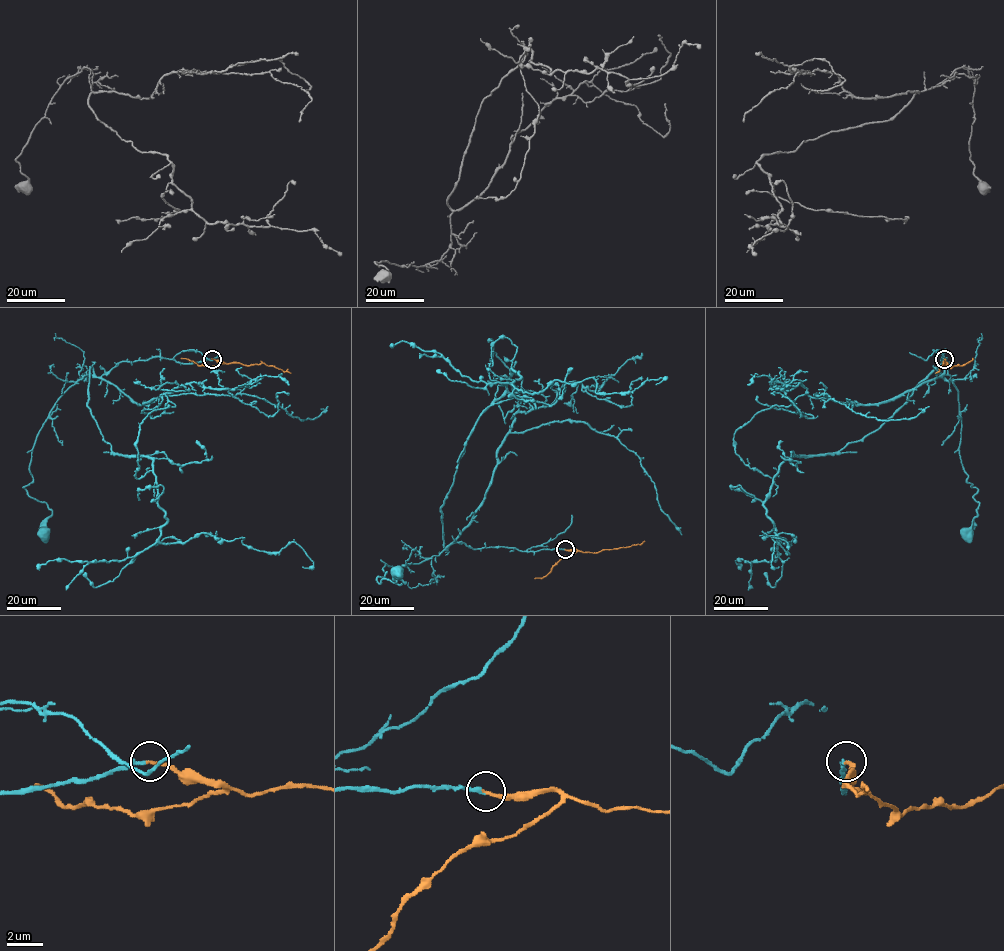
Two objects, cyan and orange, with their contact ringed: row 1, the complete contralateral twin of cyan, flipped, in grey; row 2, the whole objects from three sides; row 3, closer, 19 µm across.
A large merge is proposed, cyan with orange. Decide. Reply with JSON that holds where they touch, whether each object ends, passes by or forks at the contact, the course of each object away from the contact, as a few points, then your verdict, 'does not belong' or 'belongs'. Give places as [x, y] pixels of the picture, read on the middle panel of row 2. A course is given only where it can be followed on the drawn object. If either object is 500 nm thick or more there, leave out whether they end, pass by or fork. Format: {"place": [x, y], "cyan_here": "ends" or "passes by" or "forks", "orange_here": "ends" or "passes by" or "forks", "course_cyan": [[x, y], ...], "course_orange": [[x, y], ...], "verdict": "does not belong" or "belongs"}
{"place": [565, 549], "cyan_here": "ends", "orange_here": "ends", "course_cyan": [[565, 550], [474, 549], [454, 542], [418, 563], [385, 564], [386, 573], [376, 581], [405, 583], [399, 571]], "course_orange": [[565, 550], [600, 552], [644, 541]], "verdict": "belongs"}

